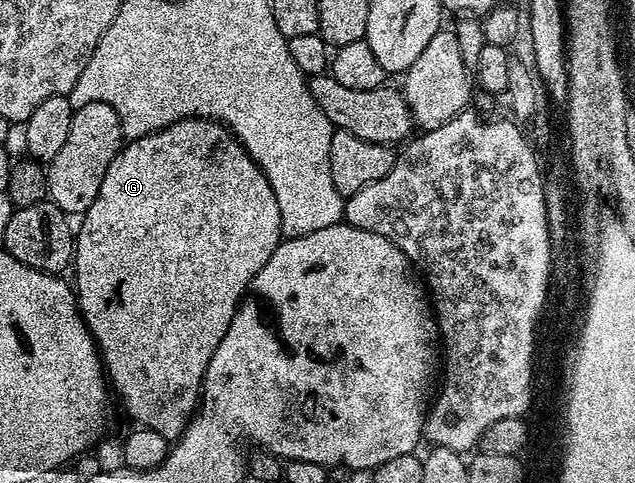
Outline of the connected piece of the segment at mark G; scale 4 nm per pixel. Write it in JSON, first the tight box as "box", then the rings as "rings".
{"box":[72,118,284,438],"rings":[[[187,118],[169,124],[159,132],[129,141],[122,147],[116,158],[112,158],[112,166],[108,166],[108,171],[104,173],[104,182],[100,182],[100,194],[96,194],[96,202],[92,202],[92,206],[88,206],[88,210],[82,213],[80,223],[82,225],[77,225],[74,242],[72,284],[76,289],[78,310],[98,346],[109,387],[113,395],[115,392],[122,399],[122,408],[135,420],[135,425],[157,428],[160,434],[177,438],[189,424],[192,411],[200,403],[202,379],[206,376],[208,362],[212,362],[212,354],[216,354],[220,338],[228,334],[228,326],[238,305],[242,303],[252,278],[256,278],[256,274],[264,270],[264,262],[272,258],[272,250],[276,250],[276,246],[284,239],[276,194],[272,194],[272,186],[258,163],[242,149],[242,143],[230,133],[226,125],[205,118]]]}

